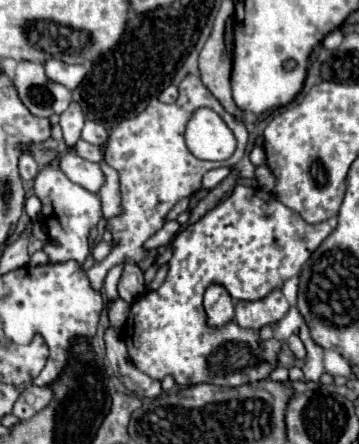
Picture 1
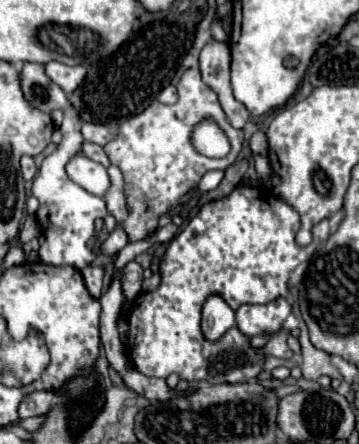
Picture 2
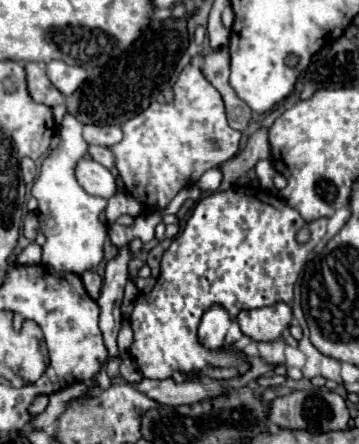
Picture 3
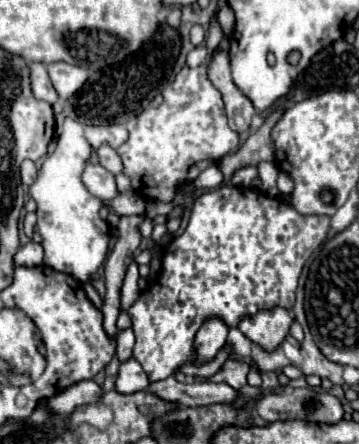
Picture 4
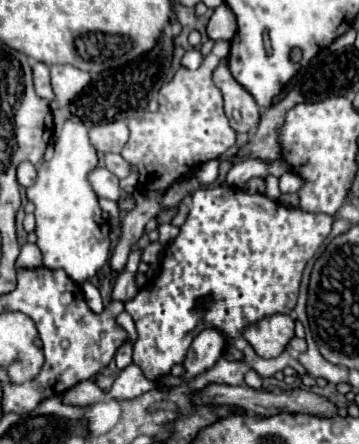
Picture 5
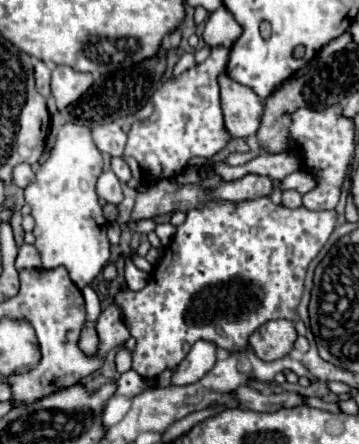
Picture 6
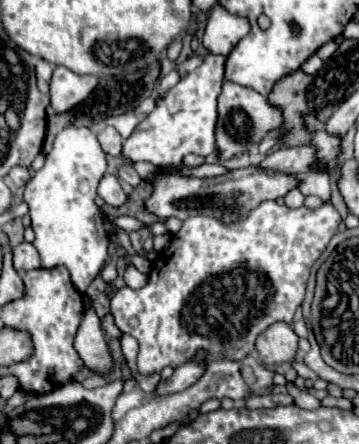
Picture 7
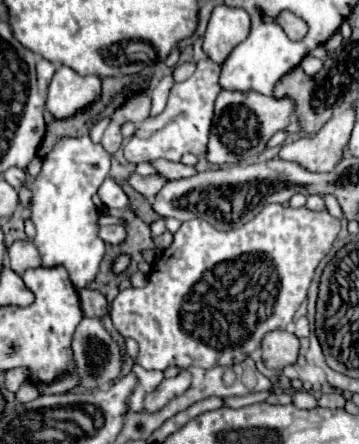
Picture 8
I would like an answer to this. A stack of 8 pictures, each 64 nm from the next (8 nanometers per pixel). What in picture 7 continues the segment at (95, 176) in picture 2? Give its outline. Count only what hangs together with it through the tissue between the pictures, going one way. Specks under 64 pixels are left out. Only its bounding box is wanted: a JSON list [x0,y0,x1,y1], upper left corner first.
[98,174,126,206]

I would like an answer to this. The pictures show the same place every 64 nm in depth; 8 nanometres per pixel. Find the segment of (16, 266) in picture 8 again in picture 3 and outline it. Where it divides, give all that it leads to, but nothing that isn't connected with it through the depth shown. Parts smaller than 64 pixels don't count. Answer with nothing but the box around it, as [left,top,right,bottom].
[16,242,42,264]

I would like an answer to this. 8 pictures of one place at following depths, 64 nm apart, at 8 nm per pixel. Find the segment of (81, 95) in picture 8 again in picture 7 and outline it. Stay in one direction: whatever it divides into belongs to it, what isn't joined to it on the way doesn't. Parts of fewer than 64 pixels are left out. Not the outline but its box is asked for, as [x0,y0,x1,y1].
[50,66,98,114]

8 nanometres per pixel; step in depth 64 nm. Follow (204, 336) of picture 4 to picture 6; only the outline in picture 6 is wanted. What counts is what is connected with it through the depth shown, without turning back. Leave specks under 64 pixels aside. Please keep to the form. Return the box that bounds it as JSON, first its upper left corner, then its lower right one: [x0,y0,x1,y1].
[172,342,216,386]

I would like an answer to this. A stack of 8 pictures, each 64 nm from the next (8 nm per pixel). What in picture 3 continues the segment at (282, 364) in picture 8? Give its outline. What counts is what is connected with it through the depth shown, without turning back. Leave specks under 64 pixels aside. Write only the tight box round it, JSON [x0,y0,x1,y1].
[236,302,292,342]

